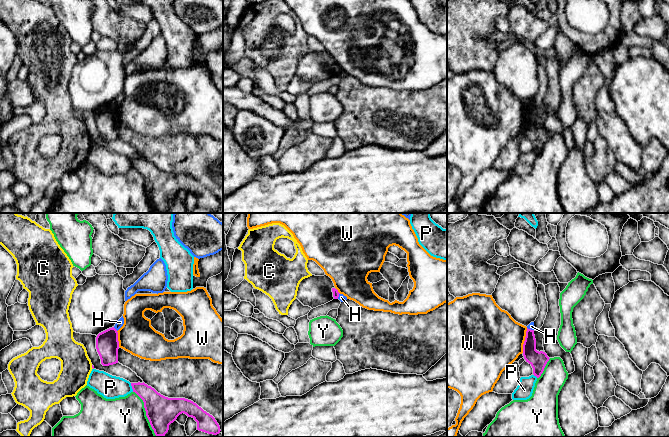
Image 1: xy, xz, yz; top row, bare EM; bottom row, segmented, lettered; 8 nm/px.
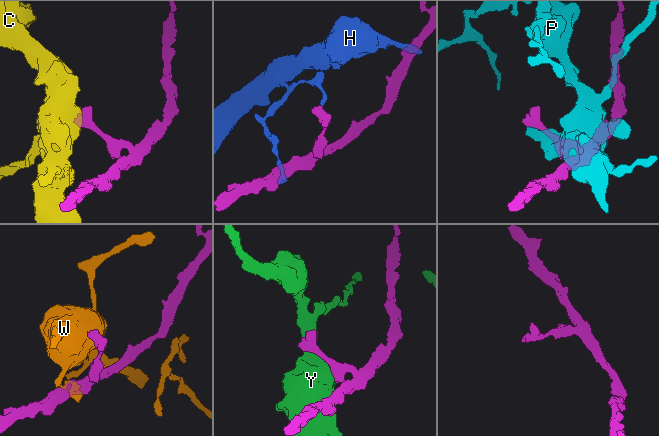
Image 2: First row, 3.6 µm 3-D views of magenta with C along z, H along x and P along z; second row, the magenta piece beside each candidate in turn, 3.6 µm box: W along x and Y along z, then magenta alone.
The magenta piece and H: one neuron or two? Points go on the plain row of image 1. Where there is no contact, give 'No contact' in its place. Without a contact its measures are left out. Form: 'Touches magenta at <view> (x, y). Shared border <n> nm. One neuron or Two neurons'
Touches magenta at xy (114, 104). Shared border 50 nm. Two neurons

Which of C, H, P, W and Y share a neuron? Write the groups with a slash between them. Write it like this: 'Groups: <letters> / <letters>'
Groups: C / H / P / W / Y

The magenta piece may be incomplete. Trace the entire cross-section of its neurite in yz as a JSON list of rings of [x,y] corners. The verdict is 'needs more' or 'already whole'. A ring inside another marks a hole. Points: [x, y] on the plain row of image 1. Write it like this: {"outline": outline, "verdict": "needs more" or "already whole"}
{"outline": [[[528,104],[523,120],[523,132],[526,138],[532,142],[534,152],[539,154],[550,134],[545,128],[536,126],[534,106]]], "verdict": "already whole"}

